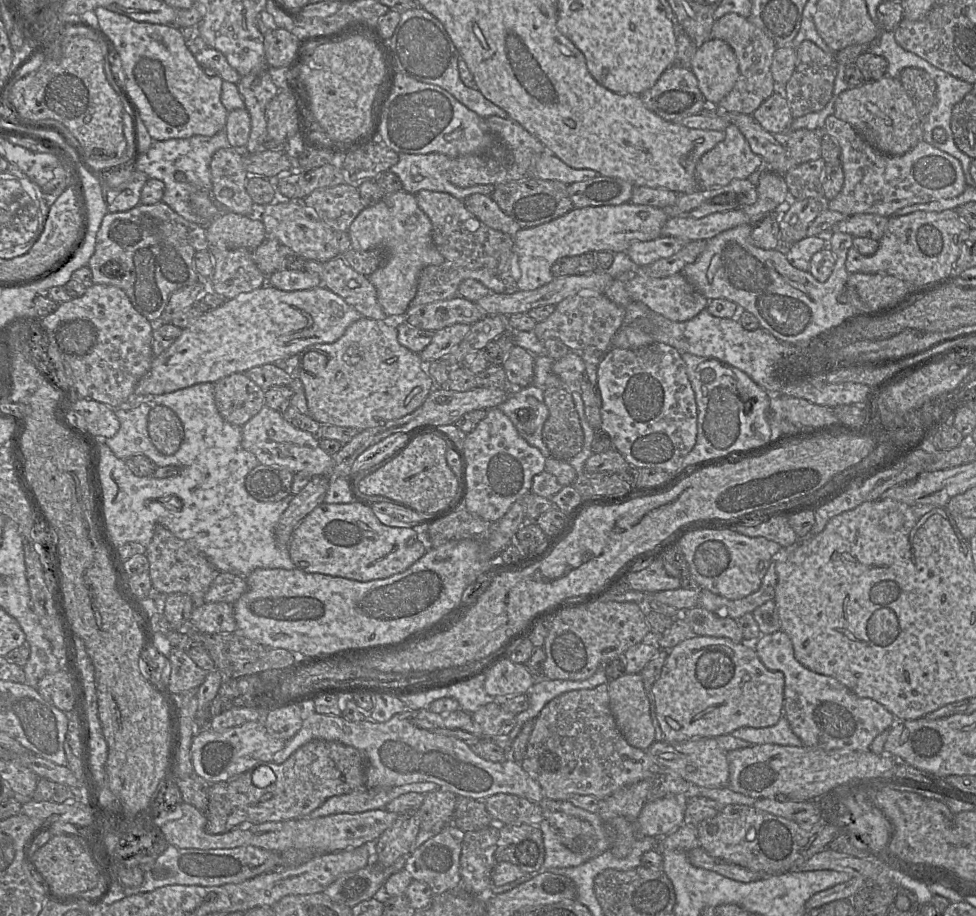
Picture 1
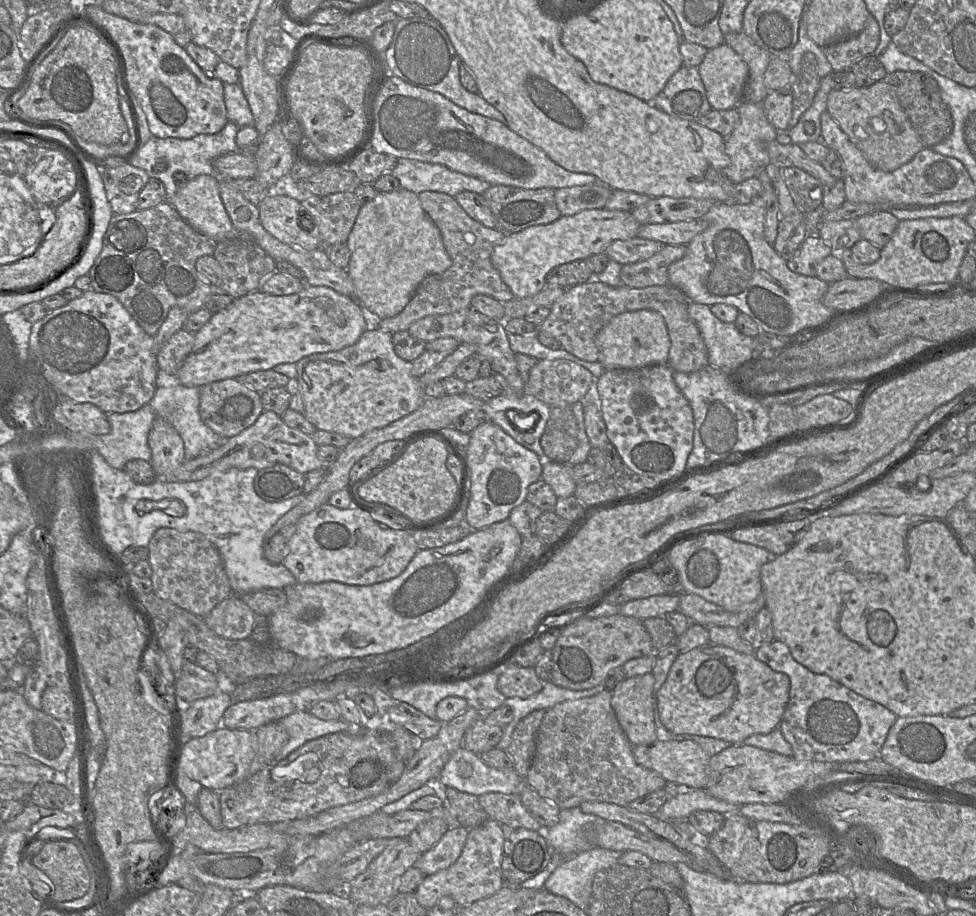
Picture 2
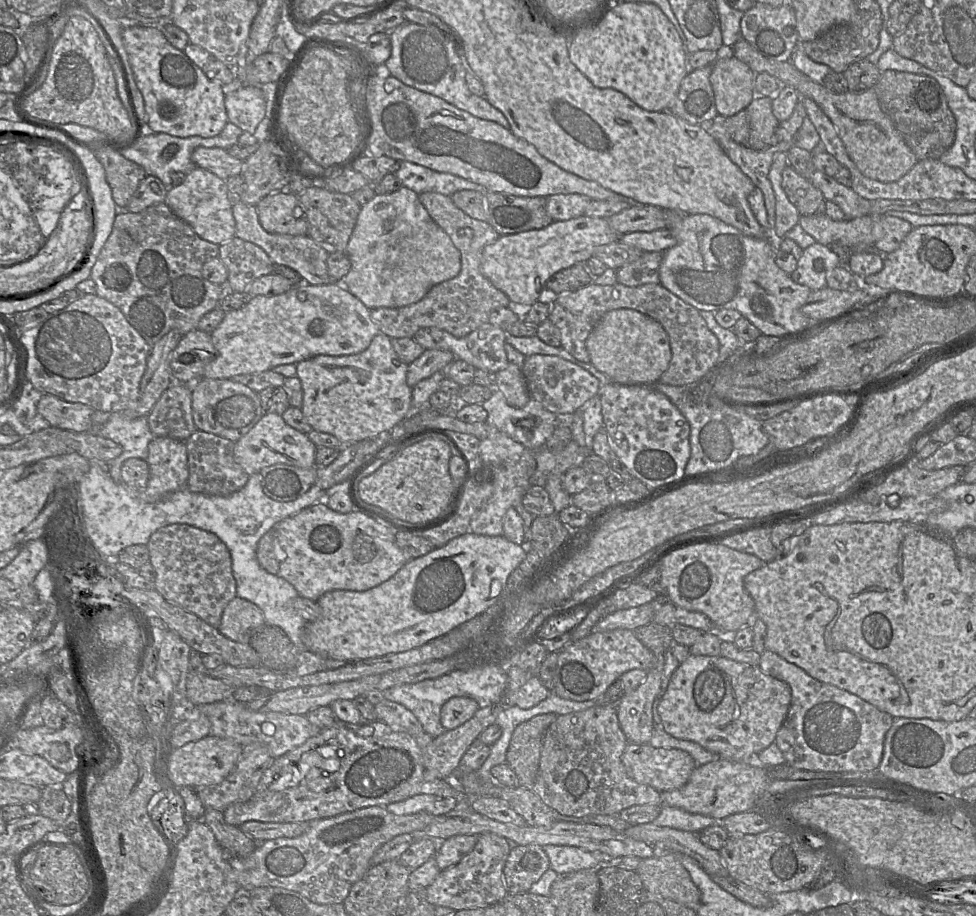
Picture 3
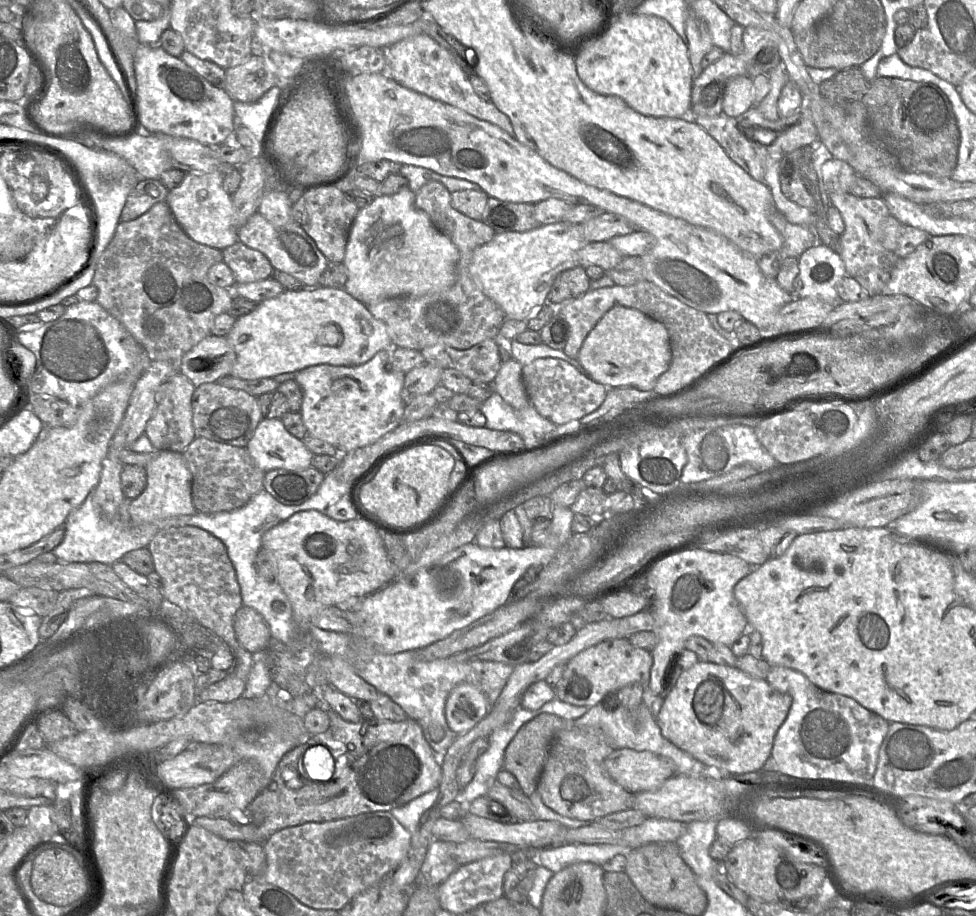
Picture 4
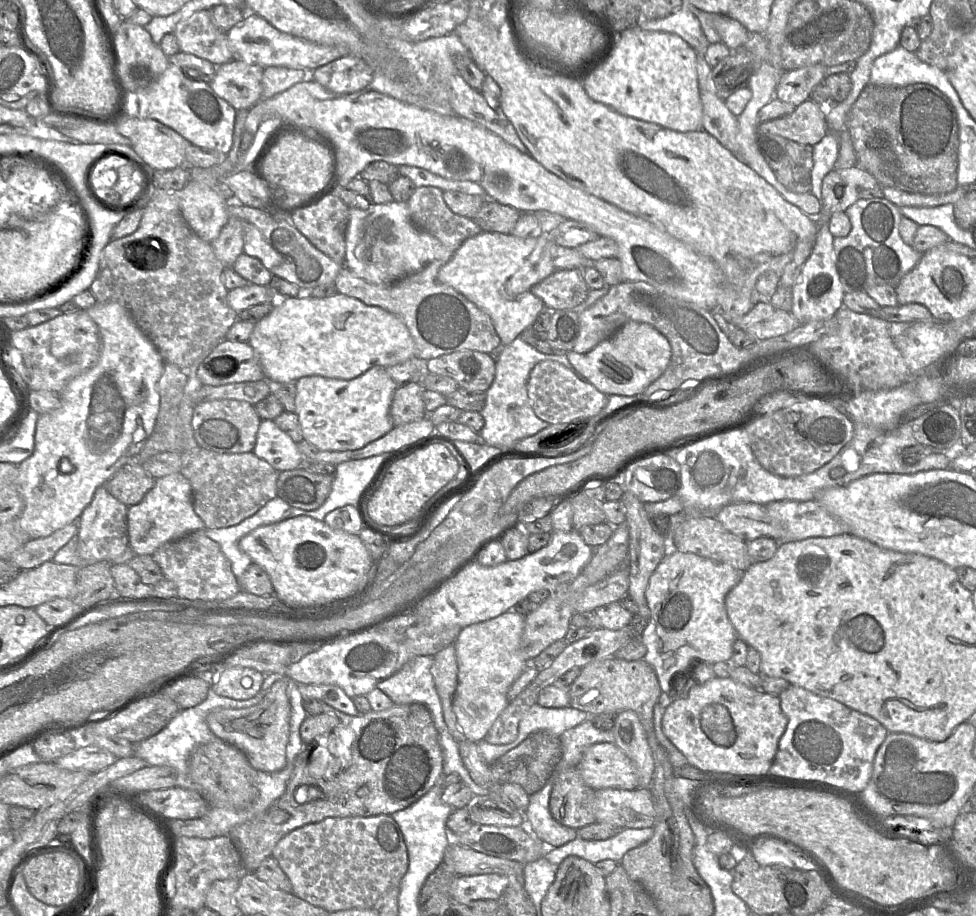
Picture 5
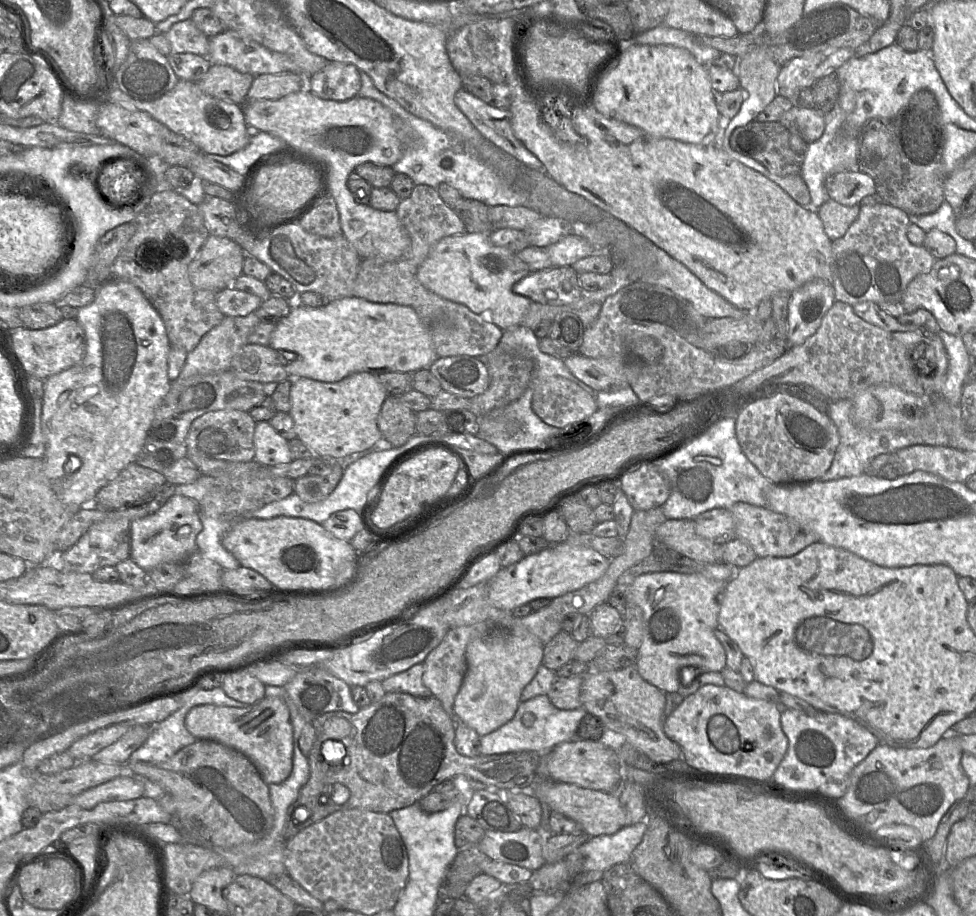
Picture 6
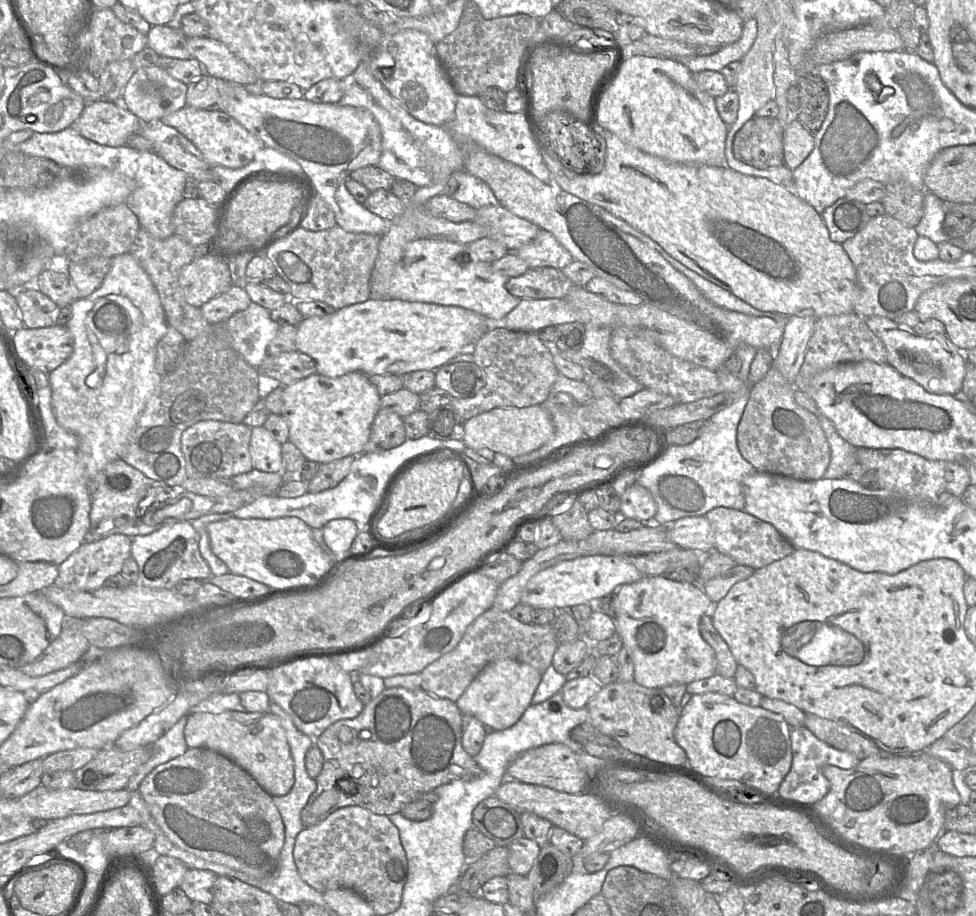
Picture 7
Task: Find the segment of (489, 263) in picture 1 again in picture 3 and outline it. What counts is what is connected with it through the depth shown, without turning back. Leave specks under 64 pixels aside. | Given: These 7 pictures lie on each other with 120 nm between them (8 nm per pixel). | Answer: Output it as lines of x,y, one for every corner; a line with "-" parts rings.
436,192
418,195
419,201
431,219
447,234
460,253
459,274
433,286
418,302
398,308
375,308
371,318
382,334
389,338
413,338
421,328
436,327
462,338
489,322
490,312
498,307
509,307
508,296
497,289
484,277
480,270
481,254
484,247
496,241
500,234
487,222
469,217
455,206
451,197

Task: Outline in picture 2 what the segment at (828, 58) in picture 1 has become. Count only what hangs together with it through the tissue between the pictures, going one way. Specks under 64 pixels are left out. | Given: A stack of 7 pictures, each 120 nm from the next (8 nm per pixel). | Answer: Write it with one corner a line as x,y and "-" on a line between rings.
805,53
801,59
800,69
794,75
789,87
793,95
792,117
789,129
799,122
801,116
812,105
814,97
820,87
821,78
818,75
818,65
815,55

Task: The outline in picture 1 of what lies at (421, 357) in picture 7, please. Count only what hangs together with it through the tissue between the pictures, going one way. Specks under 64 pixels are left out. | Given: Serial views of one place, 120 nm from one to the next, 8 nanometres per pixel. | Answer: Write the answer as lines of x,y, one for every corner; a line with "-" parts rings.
268,284
225,301
218,308
203,313
185,329
178,339
164,352
154,356
149,371
138,381
134,399
146,399
174,392
199,383
216,383
234,373
245,373
253,367
273,364
299,354
314,344
333,343
361,315
337,294
319,286
309,290
283,291

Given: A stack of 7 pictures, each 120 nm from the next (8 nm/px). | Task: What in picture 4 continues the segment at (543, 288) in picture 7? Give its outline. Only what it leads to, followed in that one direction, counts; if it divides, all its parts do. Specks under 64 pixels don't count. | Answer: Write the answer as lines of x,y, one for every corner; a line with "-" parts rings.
577,265
557,275
547,295
547,302
560,305
566,300
583,296
590,290
591,280
586,274
586,268

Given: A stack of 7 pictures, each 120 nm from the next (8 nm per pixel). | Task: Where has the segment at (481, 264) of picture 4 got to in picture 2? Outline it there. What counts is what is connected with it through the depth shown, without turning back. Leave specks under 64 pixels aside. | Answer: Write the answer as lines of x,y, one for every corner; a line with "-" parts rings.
605,208
583,210
572,216
561,216
549,224
530,226
520,232
506,234
505,239
493,248
491,261
514,298
525,298
545,287
546,275
553,268
604,253
616,240
636,238
640,228
641,225
628,211

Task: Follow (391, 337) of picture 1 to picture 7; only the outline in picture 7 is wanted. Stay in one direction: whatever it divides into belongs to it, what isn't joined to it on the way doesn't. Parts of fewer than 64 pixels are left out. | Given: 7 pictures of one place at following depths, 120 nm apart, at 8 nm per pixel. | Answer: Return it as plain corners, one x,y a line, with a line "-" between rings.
351,372
330,378
312,374
283,389
281,415
289,426
288,440
307,460
327,464
347,456
359,456
369,440
372,423
380,410
381,395
369,377

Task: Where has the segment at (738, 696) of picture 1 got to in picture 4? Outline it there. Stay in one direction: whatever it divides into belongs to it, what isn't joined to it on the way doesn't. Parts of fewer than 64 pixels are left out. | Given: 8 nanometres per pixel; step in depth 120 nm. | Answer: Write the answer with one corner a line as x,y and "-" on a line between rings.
699,661
685,672
680,672
657,716
663,737
689,753
710,769
712,775
733,776
764,768
771,757
778,729
786,720
792,697
774,689
766,679
756,679
737,667

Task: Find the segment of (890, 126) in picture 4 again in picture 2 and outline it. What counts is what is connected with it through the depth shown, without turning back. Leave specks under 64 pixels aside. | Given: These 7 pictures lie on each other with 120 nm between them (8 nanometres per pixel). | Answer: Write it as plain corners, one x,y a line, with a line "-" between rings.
896,71
883,79
895,90
899,103
917,132
923,146
932,148
945,141
952,133
954,122
950,110
944,103
941,90
931,76
922,72

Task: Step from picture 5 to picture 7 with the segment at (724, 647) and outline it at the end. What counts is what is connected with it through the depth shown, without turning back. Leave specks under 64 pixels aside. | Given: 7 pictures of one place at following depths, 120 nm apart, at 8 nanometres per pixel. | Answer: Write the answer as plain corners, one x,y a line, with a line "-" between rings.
662,575
645,576
637,582
624,584
614,593
614,621
616,625
616,633
620,635
625,646
634,662
634,681
639,685
647,688
662,688
671,684
689,684
692,681
708,678
717,673
717,660
713,648
703,639
699,622
703,615
711,612
714,603
705,593
703,587
695,583
678,582
665,578

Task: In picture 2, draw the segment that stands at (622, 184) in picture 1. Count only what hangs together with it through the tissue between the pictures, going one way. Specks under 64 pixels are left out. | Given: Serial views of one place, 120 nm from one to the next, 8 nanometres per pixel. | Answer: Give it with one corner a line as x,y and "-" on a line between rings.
597,180
588,185
555,190
555,201
562,216
572,216
583,210
603,209
613,189

